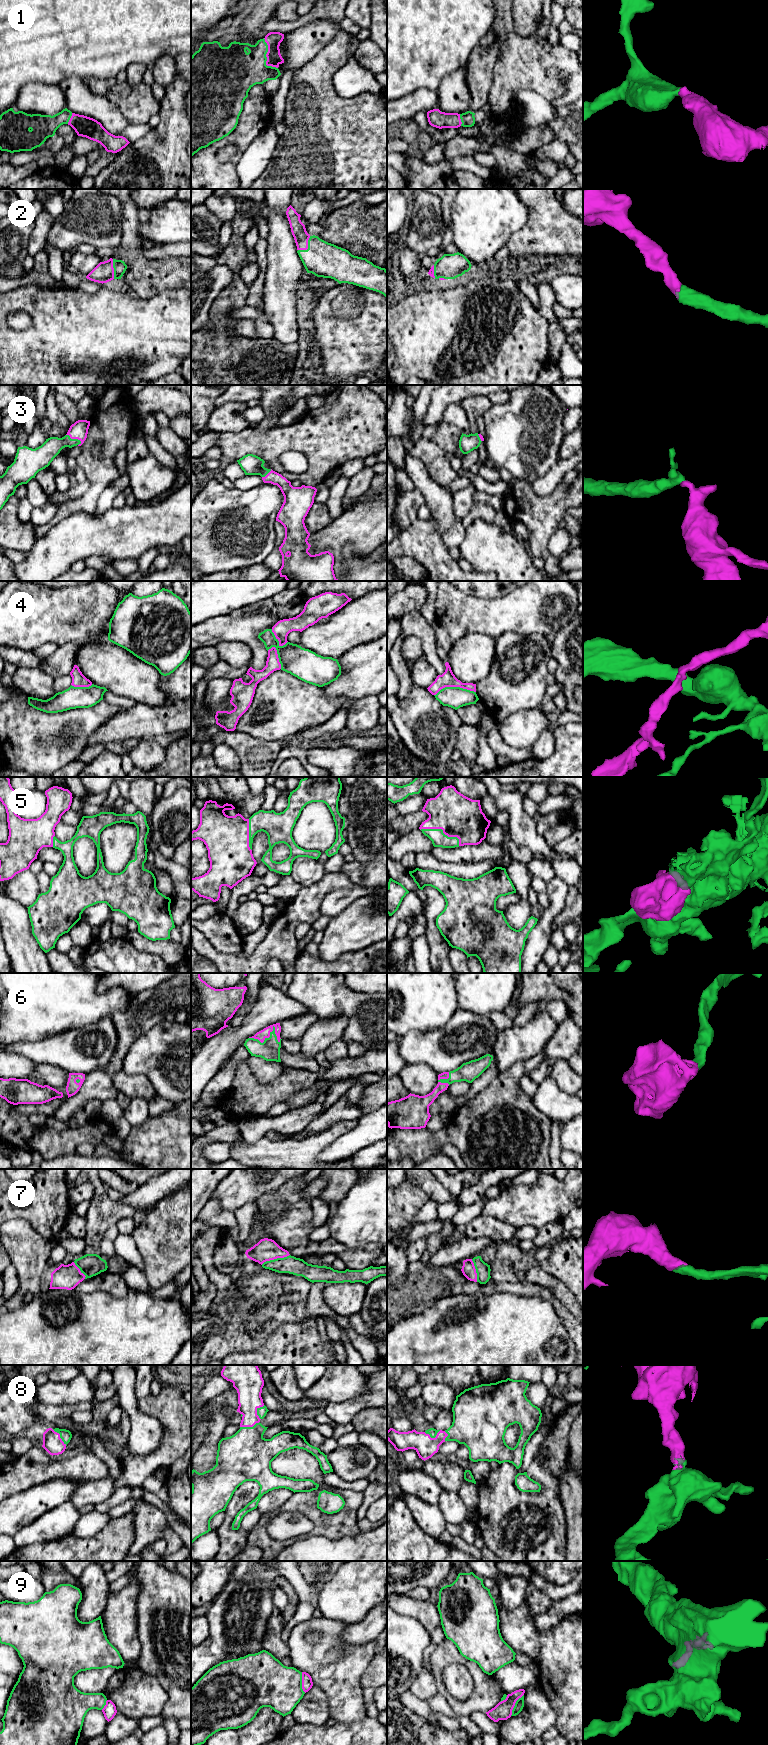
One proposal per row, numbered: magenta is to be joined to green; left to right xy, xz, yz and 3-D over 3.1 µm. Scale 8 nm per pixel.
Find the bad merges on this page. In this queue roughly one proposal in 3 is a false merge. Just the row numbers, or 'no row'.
4, 9

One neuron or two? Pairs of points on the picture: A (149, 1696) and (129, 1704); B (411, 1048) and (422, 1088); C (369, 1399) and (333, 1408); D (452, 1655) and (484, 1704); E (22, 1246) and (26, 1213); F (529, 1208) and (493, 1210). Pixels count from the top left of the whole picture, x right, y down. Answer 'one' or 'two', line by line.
A: one
B: two
C: one
D: one
E: two
F: one

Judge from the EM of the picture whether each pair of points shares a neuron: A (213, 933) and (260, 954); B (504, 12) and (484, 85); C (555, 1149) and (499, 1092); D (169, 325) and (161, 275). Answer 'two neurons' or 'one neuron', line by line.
A: two neurons
B: two neurons
C: two neurons
D: two neurons

